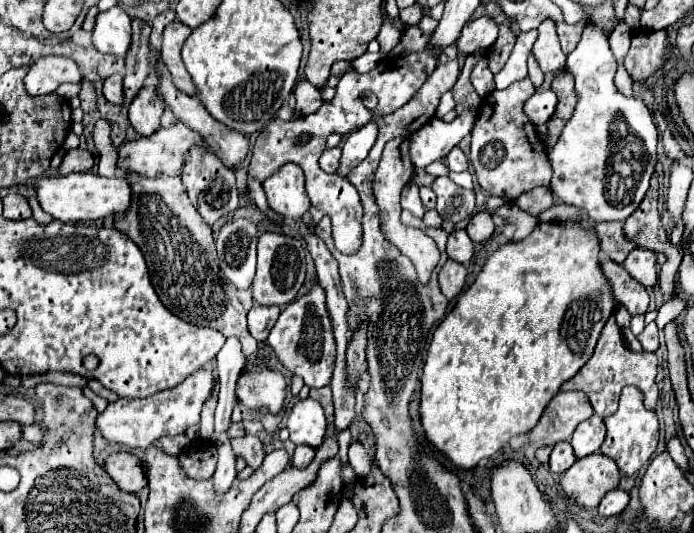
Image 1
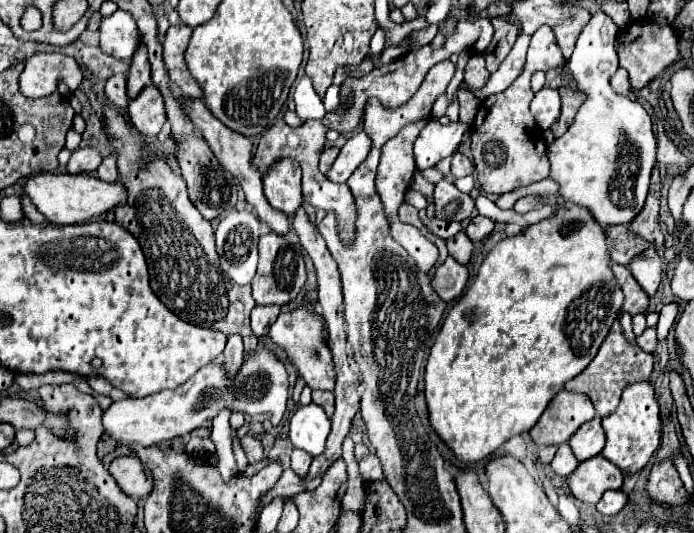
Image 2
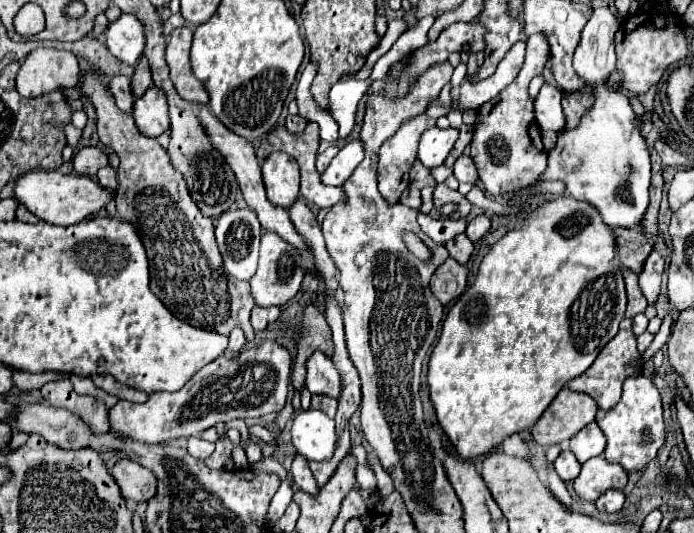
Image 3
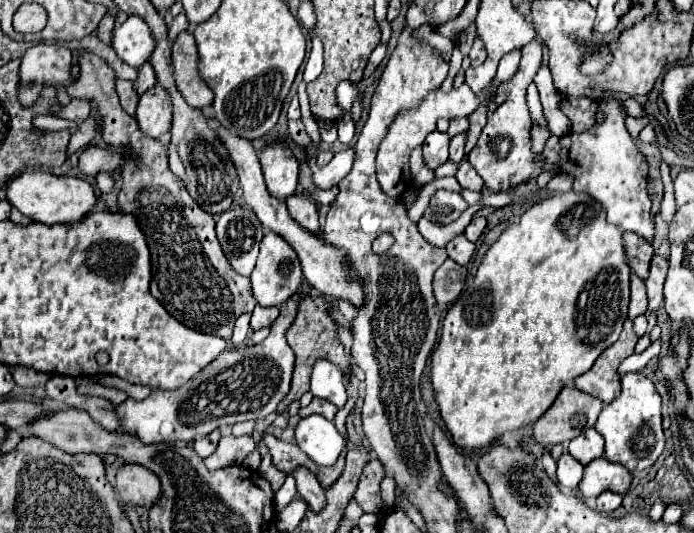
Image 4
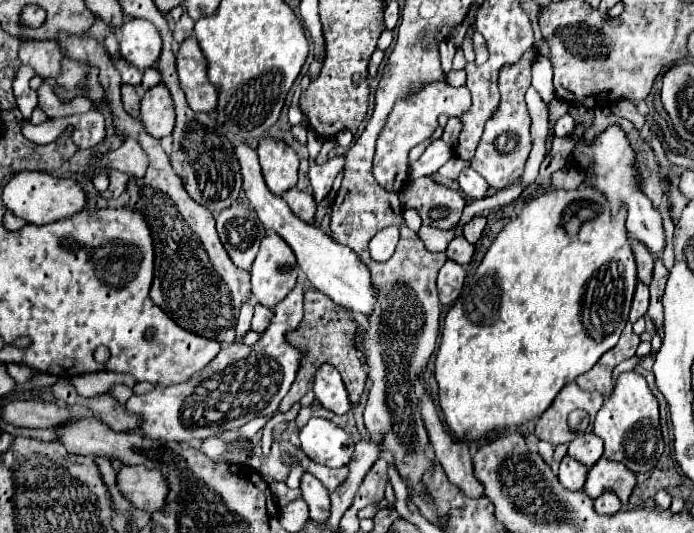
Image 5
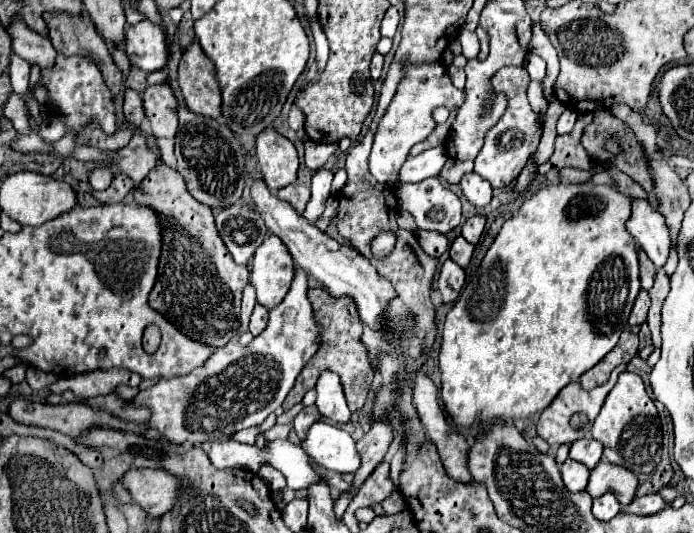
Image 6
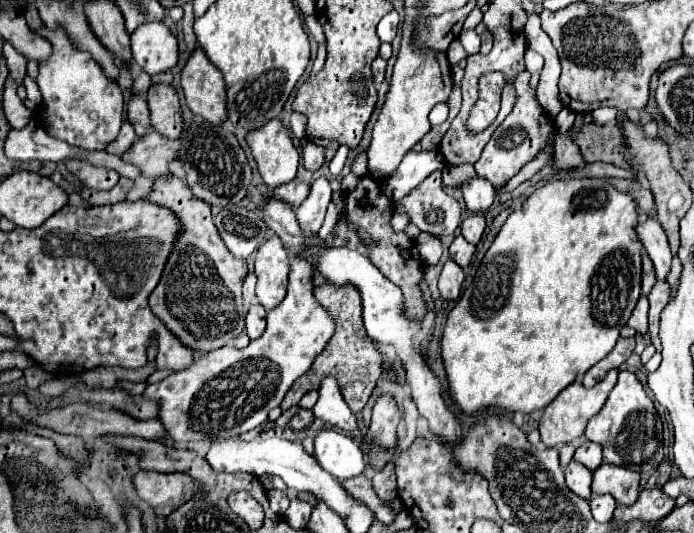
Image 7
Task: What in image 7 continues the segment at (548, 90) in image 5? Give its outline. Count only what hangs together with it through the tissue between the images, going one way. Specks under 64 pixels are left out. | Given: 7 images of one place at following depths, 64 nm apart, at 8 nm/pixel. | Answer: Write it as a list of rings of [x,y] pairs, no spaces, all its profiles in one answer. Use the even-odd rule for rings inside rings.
[[[526,50],[526,70],[528,72],[542,72],[542,66],[544,66],[544,58],[540,54],[536,54],[534,50]]]

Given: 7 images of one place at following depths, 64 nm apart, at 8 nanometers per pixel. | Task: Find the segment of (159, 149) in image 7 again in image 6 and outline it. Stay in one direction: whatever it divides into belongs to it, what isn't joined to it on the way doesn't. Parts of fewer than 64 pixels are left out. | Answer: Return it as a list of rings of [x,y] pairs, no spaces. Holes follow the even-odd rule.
[[[134,134],[130,142],[124,148],[120,148],[116,154],[118,154],[116,168],[126,176],[130,176],[136,184],[144,180],[144,176],[156,166],[156,160],[158,160],[158,154],[148,150],[142,134]]]

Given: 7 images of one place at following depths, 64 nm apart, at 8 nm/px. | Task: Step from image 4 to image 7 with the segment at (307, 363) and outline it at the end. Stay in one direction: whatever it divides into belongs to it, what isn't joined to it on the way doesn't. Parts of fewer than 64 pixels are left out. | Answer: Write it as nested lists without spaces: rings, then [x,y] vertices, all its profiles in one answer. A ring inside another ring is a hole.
[[[322,284],[318,288],[314,288],[314,298],[326,308],[326,312],[330,314],[330,318],[336,324],[336,330],[332,334],[332,338],[328,340],[326,348],[316,356],[316,360],[312,362],[310,370],[306,374],[302,374],[296,384],[292,384],[292,388],[288,390],[288,396],[284,398],[284,404],[280,406],[282,410],[288,410],[292,406],[296,406],[300,402],[300,398],[308,392],[308,390],[318,390],[320,380],[328,374],[332,374],[342,390],[342,396],[346,400],[346,404],[350,406],[350,410],[354,414],[358,414],[366,402],[368,396],[372,394],[376,380],[382,374],[382,356],[380,352],[366,340],[366,332],[364,332],[364,324],[362,324],[362,308],[360,308],[360,296],[356,292],[356,288],[332,288],[332,284]]]

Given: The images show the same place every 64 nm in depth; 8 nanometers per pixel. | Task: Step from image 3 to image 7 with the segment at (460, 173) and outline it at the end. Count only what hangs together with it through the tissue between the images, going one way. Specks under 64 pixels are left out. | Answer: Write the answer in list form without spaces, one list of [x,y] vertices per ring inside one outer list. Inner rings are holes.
[[[474,176],[474,178],[470,178],[470,180],[466,180],[462,184],[462,194],[464,194],[468,210],[486,212],[492,206],[492,202],[494,202],[496,190],[494,190],[494,186],[488,180]]]

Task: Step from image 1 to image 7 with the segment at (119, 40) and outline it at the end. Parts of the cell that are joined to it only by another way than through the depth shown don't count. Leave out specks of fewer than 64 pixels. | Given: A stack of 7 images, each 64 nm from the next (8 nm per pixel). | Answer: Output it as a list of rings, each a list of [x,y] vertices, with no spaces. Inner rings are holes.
[[[148,22],[130,34],[132,62],[144,72],[158,74],[178,62],[178,42],[164,22]]]

